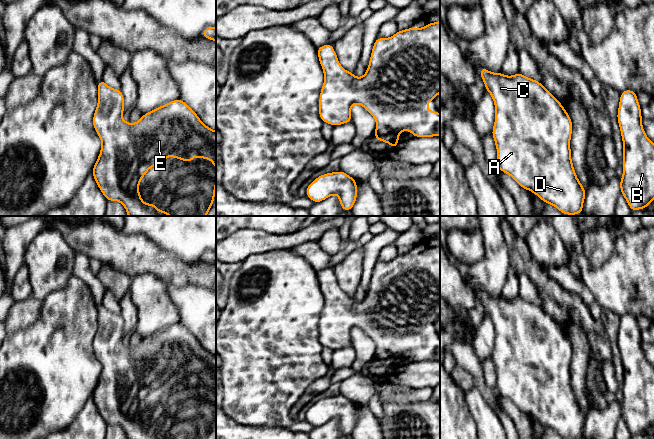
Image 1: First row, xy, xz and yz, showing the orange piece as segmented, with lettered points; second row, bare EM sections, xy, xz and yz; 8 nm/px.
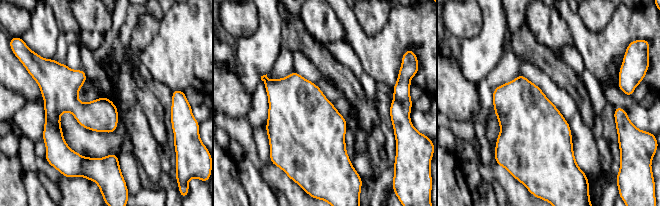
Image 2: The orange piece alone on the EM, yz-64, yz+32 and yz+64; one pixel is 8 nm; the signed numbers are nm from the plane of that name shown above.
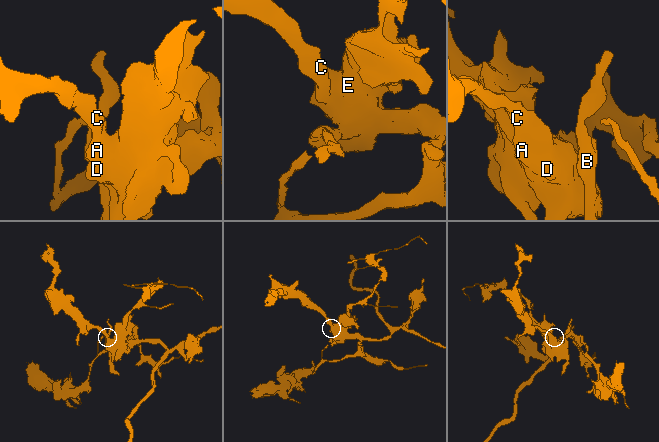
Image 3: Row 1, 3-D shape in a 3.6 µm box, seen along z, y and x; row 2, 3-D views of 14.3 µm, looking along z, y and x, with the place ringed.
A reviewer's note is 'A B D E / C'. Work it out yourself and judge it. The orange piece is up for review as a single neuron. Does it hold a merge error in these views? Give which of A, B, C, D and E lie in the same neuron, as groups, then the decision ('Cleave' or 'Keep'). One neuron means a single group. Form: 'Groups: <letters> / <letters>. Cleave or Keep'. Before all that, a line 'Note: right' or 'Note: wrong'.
Note: wrong
Groups: A B C D E. Keep

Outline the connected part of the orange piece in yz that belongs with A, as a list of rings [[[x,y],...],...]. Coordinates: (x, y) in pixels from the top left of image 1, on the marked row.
[[[480,67],[479,73],[495,104],[495,123],[491,133],[497,149],[495,167],[561,213],[583,213],[587,191],[573,167],[570,148],[573,125],[563,105],[541,82],[520,72],[509,77]]]

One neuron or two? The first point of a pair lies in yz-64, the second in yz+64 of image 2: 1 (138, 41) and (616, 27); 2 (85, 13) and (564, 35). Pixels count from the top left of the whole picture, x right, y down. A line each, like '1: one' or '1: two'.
1: two
2: one

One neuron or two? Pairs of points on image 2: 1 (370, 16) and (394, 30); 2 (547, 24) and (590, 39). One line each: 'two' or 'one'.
1: two
2: two

